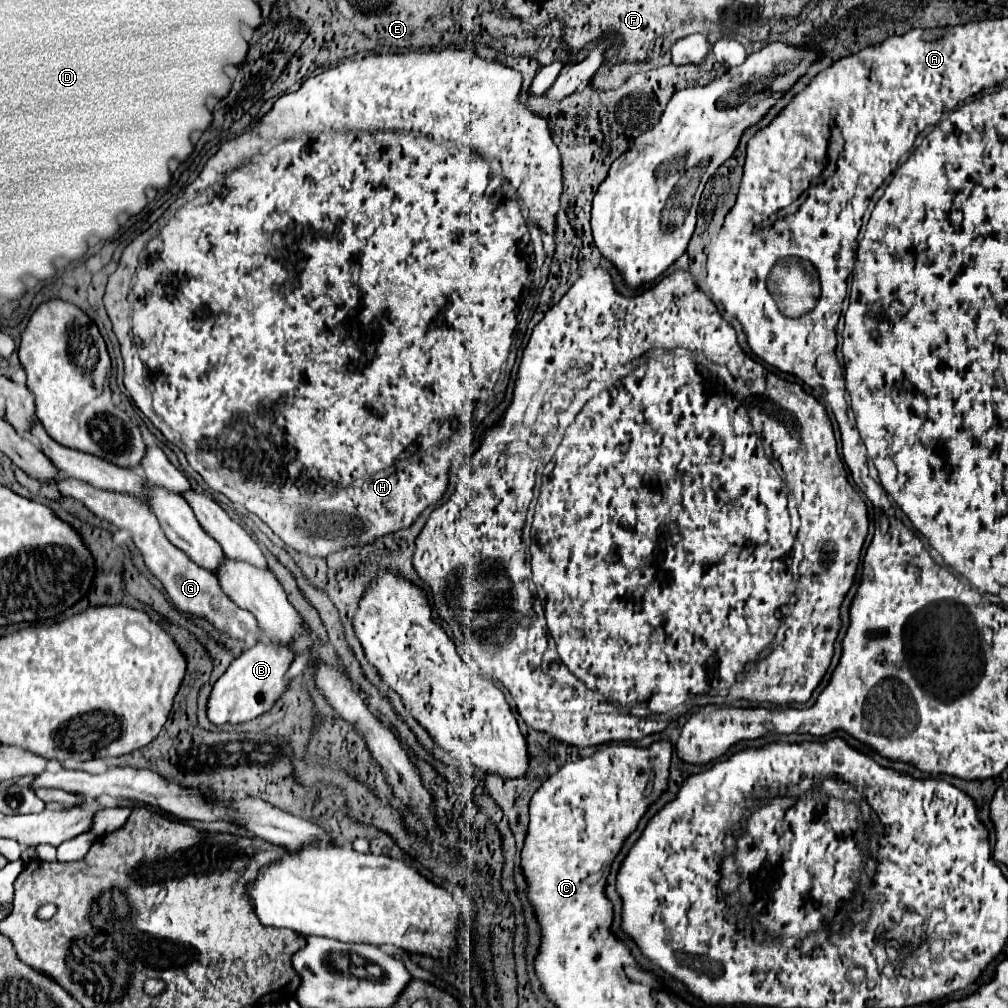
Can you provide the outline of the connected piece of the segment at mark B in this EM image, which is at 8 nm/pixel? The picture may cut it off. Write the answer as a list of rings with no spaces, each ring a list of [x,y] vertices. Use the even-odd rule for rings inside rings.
[[[257,642],[253,648],[237,656],[231,666],[225,670],[225,674],[215,682],[209,702],[207,702],[207,718],[215,726],[223,724],[239,724],[253,720],[267,712],[275,700],[285,692],[287,680],[285,672],[293,660],[293,652],[285,646],[271,644],[271,642]]]

